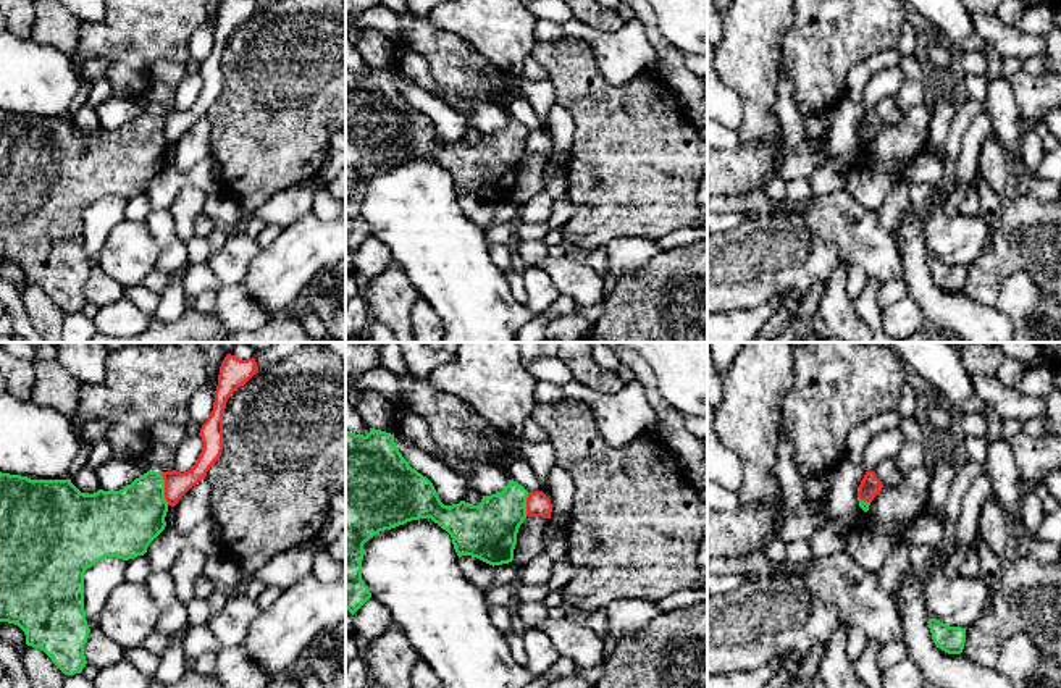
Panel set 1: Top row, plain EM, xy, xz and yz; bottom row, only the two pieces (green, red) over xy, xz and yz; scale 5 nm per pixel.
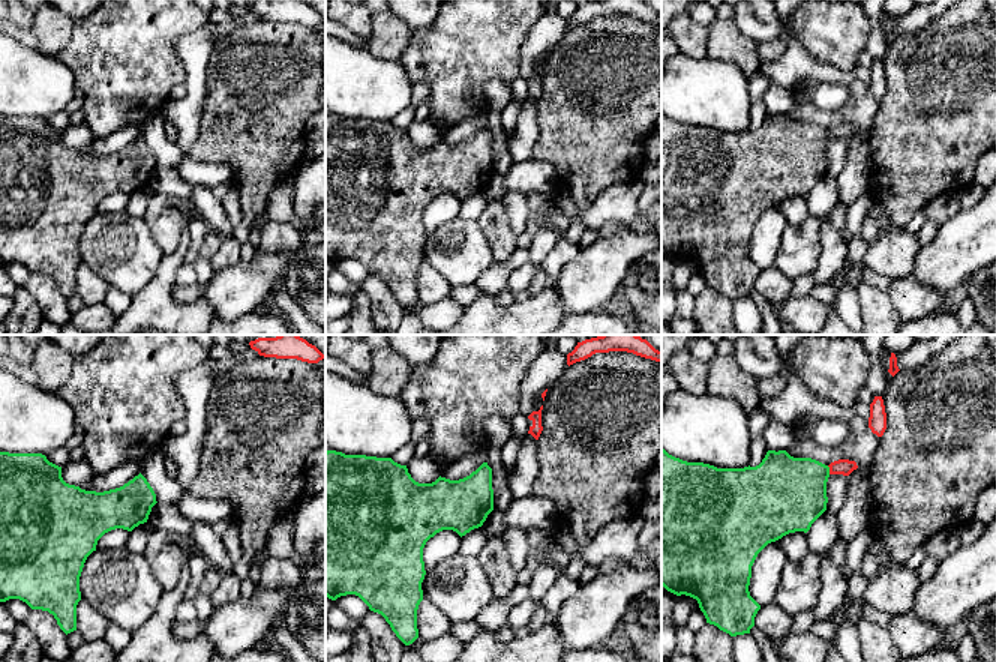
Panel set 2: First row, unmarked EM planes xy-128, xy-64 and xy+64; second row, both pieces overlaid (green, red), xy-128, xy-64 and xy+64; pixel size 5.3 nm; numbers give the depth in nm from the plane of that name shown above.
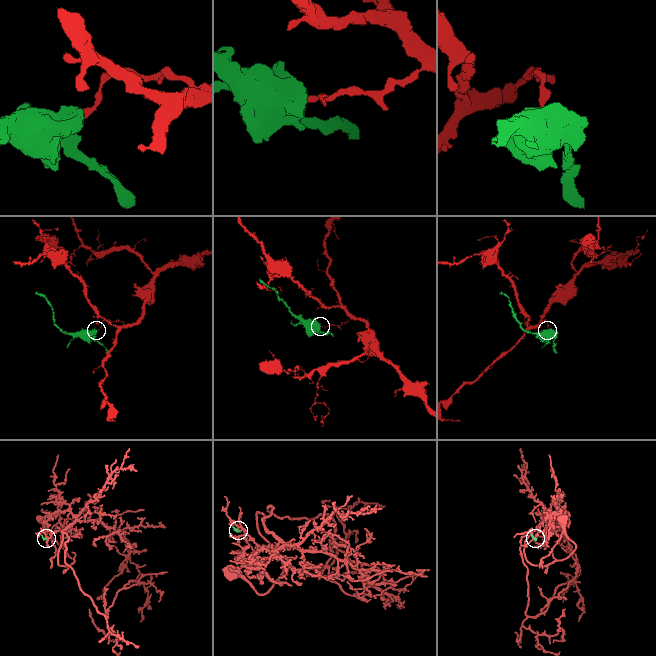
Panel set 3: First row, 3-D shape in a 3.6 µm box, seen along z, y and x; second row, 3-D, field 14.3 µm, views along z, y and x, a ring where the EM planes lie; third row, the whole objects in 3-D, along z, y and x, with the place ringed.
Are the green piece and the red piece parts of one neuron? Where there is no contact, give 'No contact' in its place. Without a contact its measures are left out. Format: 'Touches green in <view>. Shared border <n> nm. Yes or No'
Touches green in xy. Shared border 170 nm. No

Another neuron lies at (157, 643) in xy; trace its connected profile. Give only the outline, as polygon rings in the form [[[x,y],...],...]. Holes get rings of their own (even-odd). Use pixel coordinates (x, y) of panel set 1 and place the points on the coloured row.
[[[187,625],[170,635],[153,633],[144,640],[142,646],[157,656],[161,656],[171,646],[171,643],[186,631],[189,631]]]

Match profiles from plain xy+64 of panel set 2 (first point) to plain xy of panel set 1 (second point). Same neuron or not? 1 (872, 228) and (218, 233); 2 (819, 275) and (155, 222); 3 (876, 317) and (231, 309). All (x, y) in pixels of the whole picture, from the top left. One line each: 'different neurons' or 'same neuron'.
1: same neuron
2: same neuron
3: different neurons

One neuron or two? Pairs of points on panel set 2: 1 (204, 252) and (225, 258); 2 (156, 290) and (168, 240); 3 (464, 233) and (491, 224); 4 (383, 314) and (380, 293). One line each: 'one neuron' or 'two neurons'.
1: two neurons
2: two neurons
3: two neurons
4: one neuron

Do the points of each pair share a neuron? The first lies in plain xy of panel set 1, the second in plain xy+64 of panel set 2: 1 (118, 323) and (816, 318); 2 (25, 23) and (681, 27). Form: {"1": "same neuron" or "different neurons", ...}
{"1": "same neuron", "2": "same neuron"}

